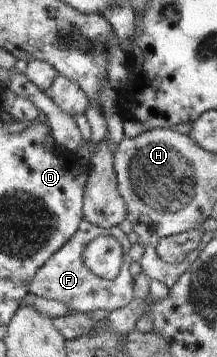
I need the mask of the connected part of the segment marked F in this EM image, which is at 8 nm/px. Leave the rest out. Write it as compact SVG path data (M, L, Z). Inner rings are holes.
M84 220L80 225L80 231L76 233L68 244L65 244L53 257L47 261L43 268L36 273L35 279L31 284L30 291L39 298L55 299L63 302L73 312L91 313L97 309L105 309L108 312L123 309L131 303L135 297L135 279L129 271L133 261L132 244L127 237L127 233L121 227L115 226L109 229L100 228L89 221ZM101 236L111 236L119 240L124 247L124 265L120 275L114 280L108 280L95 275L85 263L84 255L87 246Z

